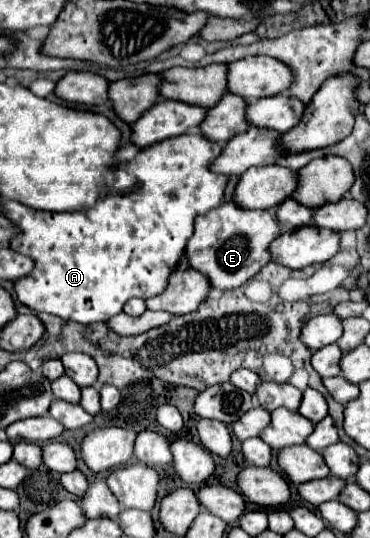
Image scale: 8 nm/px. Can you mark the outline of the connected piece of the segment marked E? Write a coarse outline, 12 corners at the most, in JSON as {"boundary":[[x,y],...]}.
{"boundary":[[234,200],[198,218],[190,266],[224,290],[270,262],[276,210]]}

